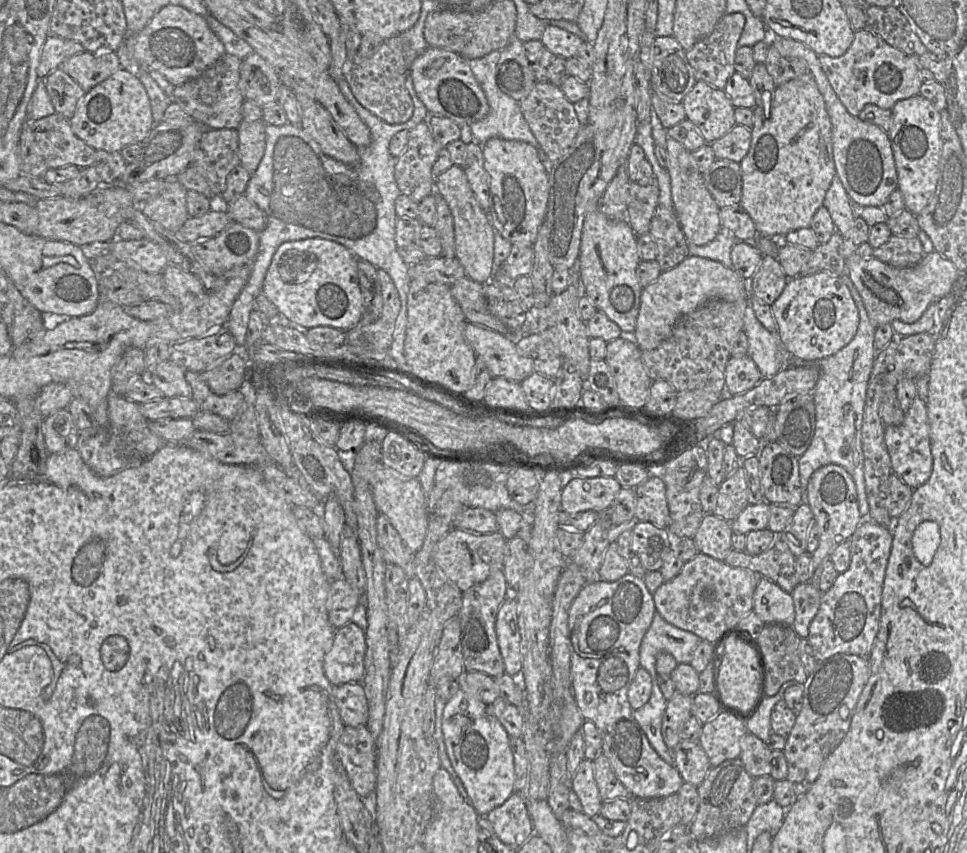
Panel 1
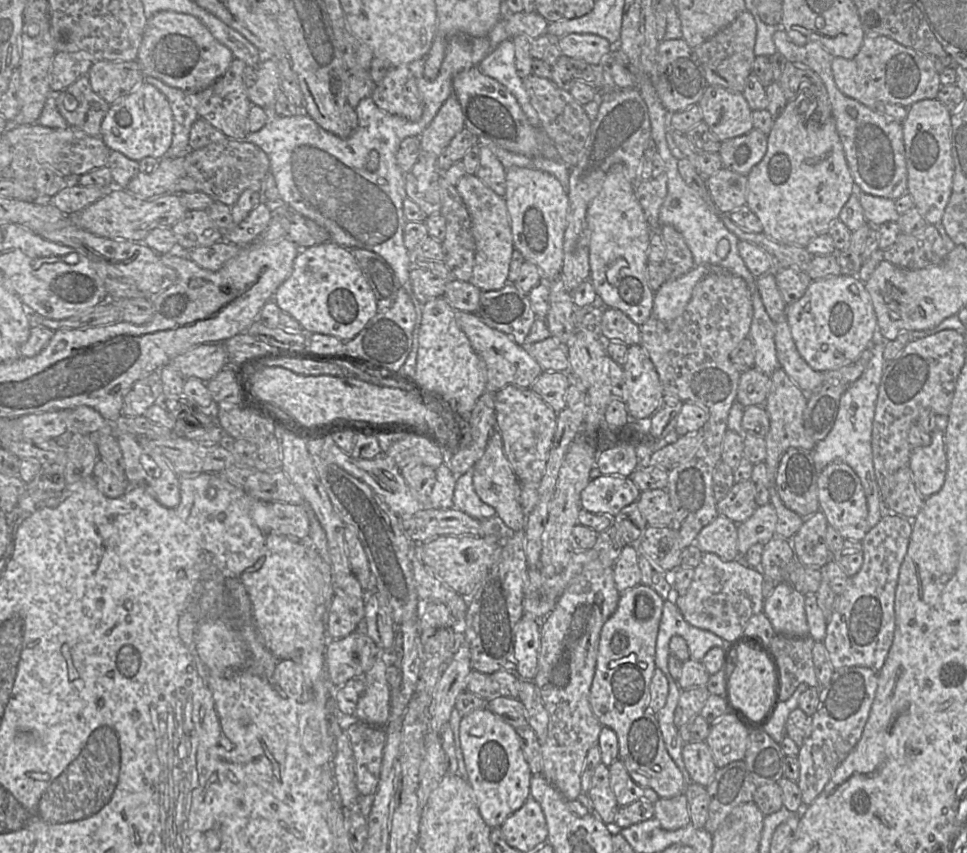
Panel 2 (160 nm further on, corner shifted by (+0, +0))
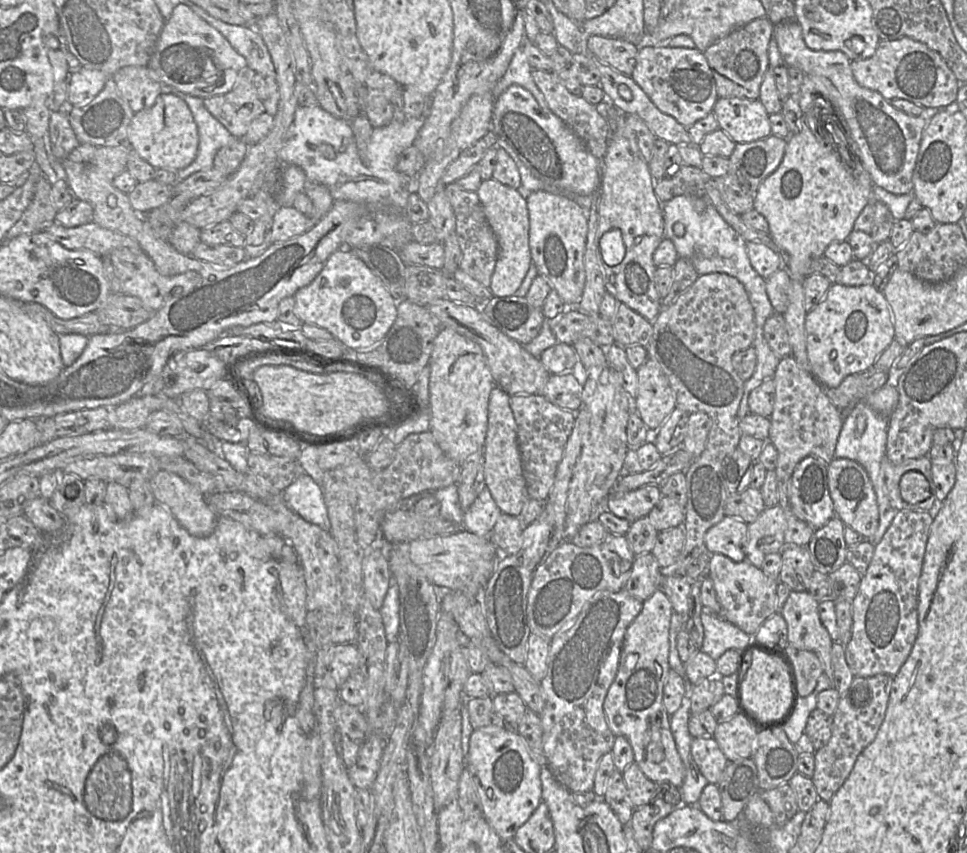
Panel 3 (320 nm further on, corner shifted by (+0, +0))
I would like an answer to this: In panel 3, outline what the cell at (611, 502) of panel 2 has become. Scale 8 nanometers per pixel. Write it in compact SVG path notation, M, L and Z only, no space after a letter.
M658 485L644 486L624 494L613 494L612 491L606 503L606 509L618 518L632 523L647 517L662 497L663 494Z

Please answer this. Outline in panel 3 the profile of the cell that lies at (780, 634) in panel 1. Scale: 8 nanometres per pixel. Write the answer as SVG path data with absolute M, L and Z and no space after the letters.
M790 645L785 650L794 665L800 697L810 695L814 692L820 676L824 673L822 662L812 651L797 649Z

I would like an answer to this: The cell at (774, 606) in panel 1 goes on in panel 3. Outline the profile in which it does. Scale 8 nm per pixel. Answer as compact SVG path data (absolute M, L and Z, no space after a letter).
M791 591L779 613L787 623L789 645L814 652L833 686L831 651L834 641L820 620L818 605L819 601L808 591Z

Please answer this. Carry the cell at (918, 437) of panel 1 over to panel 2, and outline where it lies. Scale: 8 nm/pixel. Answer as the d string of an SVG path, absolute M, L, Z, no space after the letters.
M936 429L931 433L930 445L912 448L908 468L917 491L924 499L940 491L947 472L943 431Z

